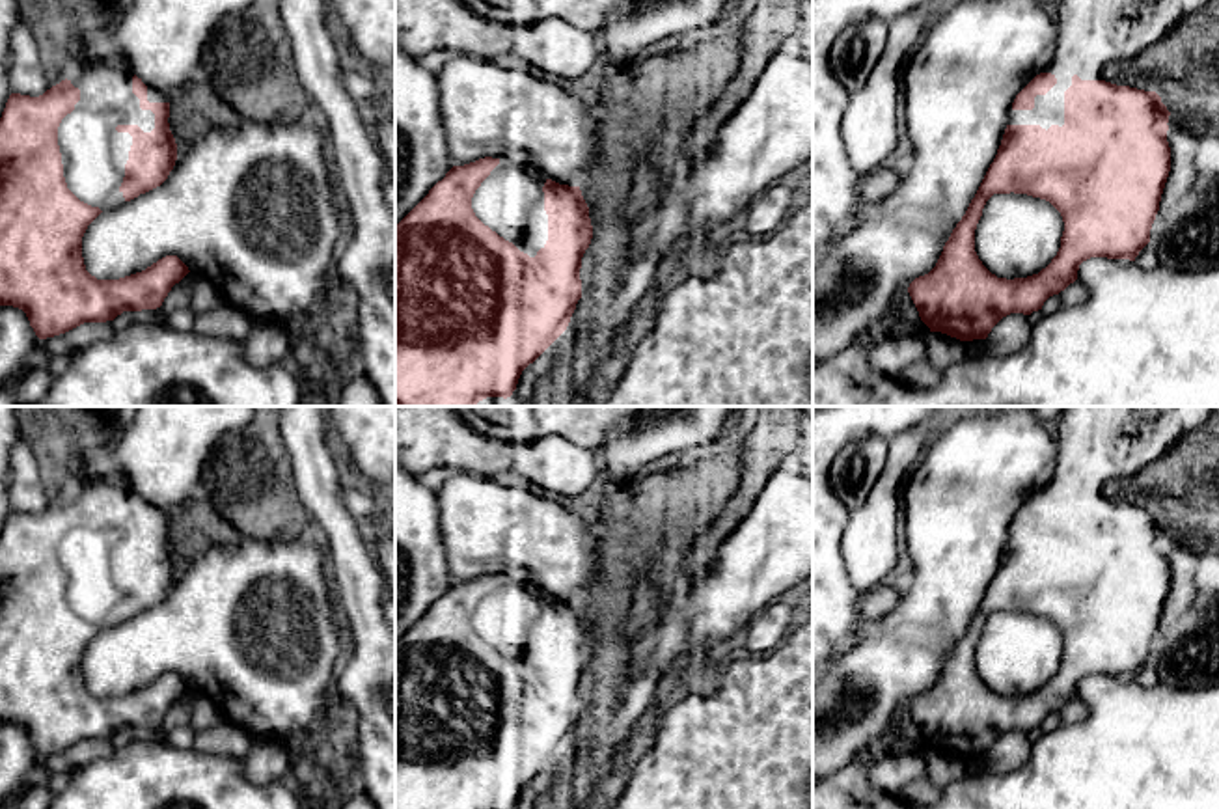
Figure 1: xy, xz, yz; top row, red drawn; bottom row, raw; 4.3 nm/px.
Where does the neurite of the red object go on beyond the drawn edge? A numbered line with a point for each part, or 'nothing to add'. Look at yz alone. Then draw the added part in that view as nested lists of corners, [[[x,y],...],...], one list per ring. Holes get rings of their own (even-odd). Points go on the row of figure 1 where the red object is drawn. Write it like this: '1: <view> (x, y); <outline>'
1: yz (1091, 34); [[[1061,0],[1055,6],[1057,47],[1044,73],[1051,73],[1057,84],[1034,97],[1033,110],[1010,110],[1008,125],[1064,125],[1064,91],[1072,76],[1081,80],[1103,80],[1111,63],[1137,58],[1146,47],[1165,37],[1185,17],[1200,11],[1208,0]]]

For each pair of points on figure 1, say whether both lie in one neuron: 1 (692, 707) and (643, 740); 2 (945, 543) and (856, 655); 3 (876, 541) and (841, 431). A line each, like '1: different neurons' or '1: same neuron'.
1: different neurons
2: same neuron
3: different neurons

